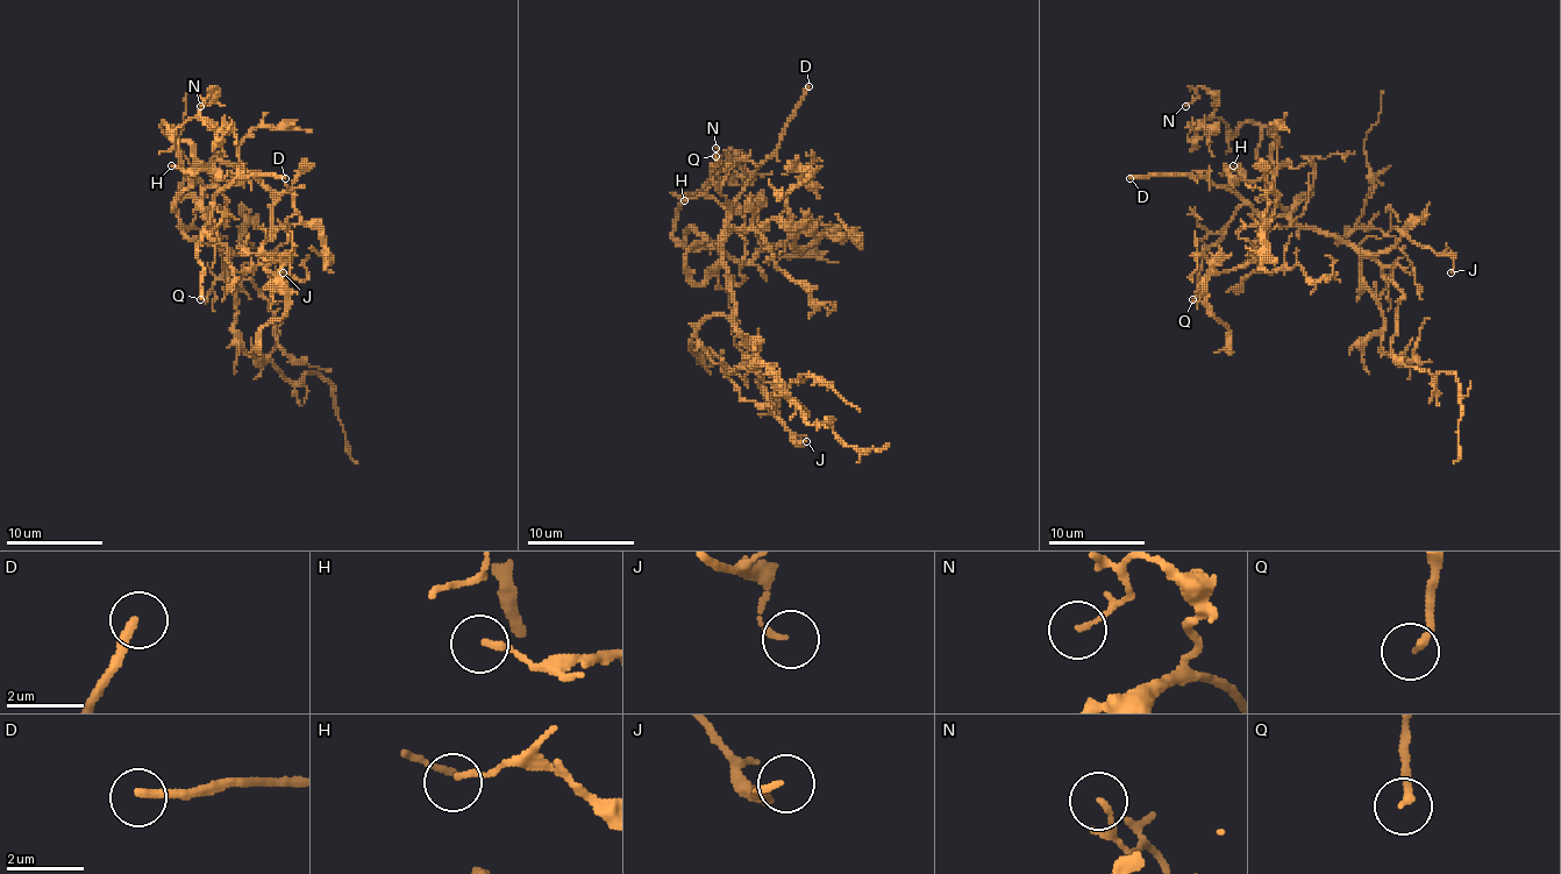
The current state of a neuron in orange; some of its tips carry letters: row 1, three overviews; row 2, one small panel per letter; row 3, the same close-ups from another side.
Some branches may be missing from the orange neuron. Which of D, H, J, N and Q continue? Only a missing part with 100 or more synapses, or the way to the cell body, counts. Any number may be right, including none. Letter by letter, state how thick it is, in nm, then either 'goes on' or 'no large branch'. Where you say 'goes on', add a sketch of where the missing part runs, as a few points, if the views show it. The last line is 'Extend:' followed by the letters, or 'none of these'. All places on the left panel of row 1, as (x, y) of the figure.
D: 240 nm | goes on
H: 140 nm | no large branch
J: 130 nm | no large branch
N: 110 nm | no large branch
Q: 190 nm | no large branch
Extend: D

